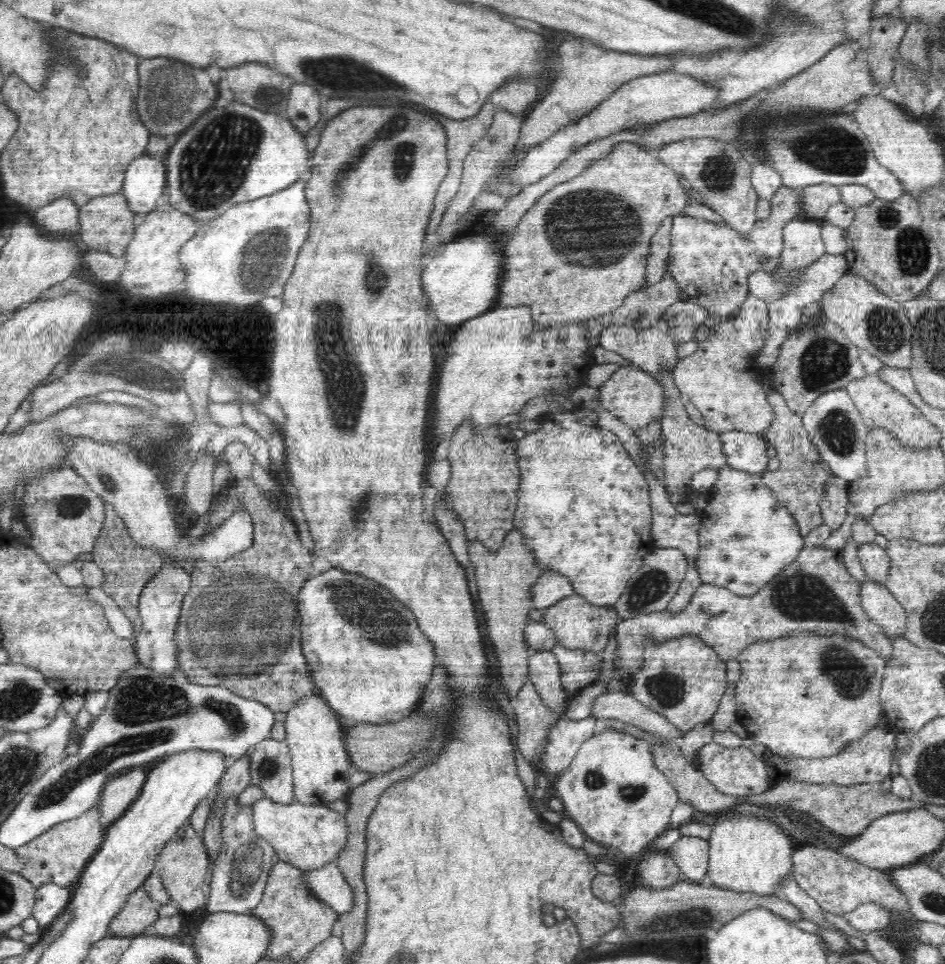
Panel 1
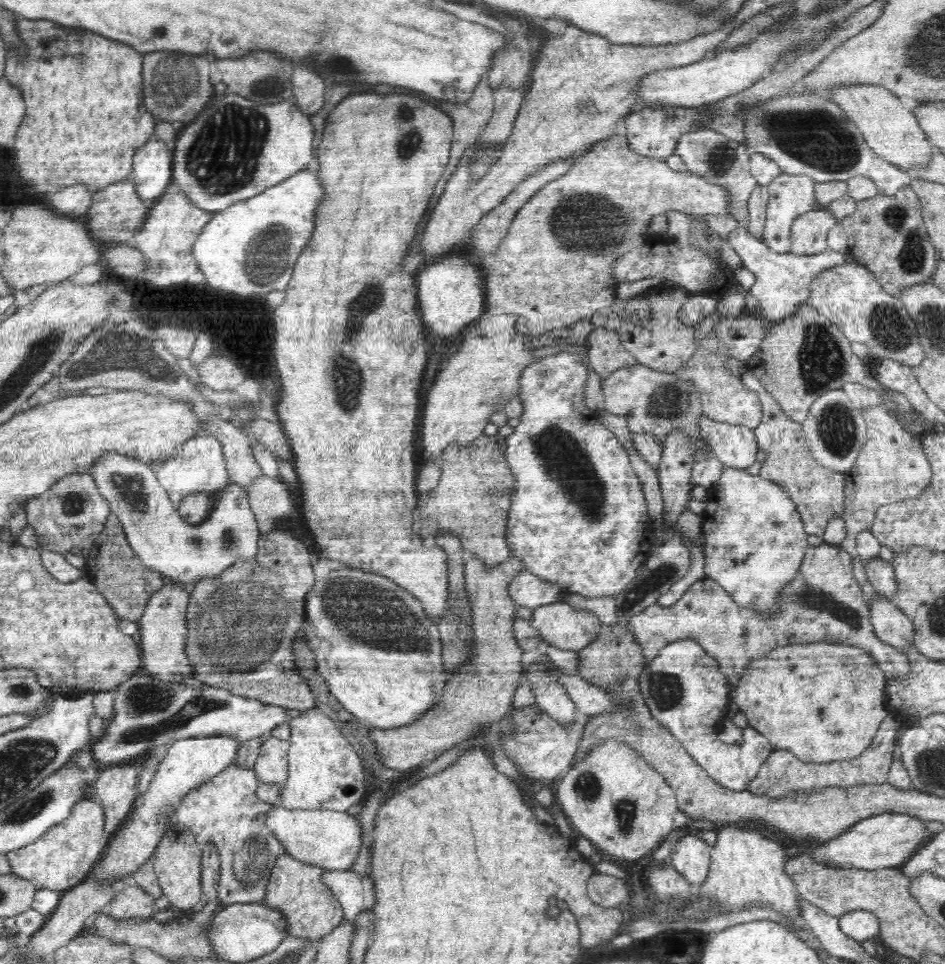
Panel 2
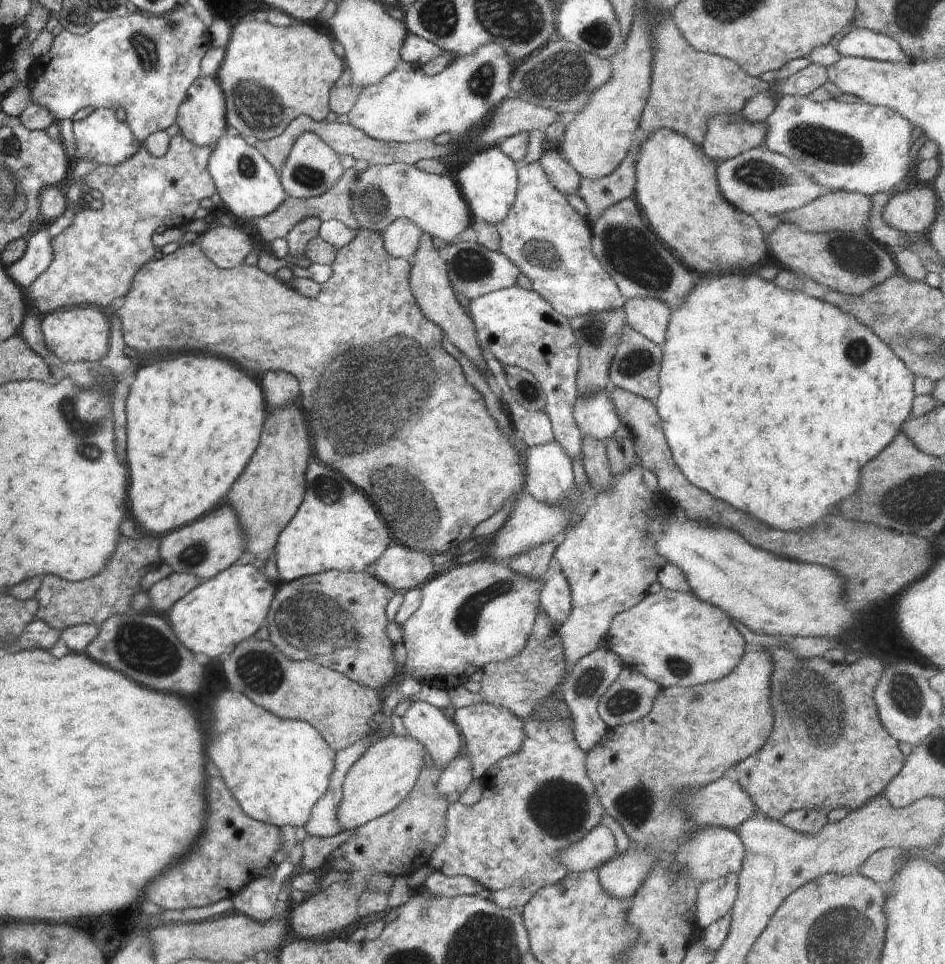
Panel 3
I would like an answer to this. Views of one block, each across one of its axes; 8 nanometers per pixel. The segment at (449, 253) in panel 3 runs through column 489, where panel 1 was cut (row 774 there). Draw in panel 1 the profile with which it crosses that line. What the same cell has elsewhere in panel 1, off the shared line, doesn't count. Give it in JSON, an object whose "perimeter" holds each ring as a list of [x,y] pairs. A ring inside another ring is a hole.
{"perimeter":[[[266,739],[255,745],[249,752],[251,785],[262,790],[266,797],[280,804],[294,803],[294,781],[292,778],[291,756],[287,742]]]}

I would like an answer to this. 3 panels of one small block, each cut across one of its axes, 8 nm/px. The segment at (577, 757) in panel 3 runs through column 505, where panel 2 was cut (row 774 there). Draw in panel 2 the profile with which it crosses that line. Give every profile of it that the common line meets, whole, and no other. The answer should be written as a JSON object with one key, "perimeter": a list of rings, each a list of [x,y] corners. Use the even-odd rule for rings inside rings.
{"perimeter":[[[888,715],[880,724],[870,746],[853,759],[827,763],[805,763],[786,749],[774,750],[762,763],[758,776],[748,784],[748,791],[756,796],[770,798],[785,797],[800,791],[818,791],[826,787],[854,787],[861,784],[884,784],[888,780],[888,770],[893,762],[896,731],[902,728],[902,721]]]}

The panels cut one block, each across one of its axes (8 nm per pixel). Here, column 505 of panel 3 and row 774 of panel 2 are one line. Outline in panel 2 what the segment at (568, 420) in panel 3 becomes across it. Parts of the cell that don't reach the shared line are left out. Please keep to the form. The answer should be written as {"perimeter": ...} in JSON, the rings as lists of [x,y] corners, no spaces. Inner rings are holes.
{"perimeter":[[[318,707],[303,710],[289,722],[288,780],[277,804],[288,810],[347,811],[366,798],[365,770],[358,753],[330,717]]]}

